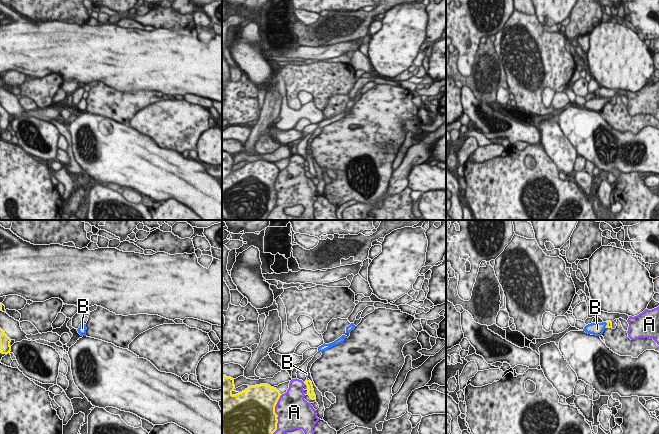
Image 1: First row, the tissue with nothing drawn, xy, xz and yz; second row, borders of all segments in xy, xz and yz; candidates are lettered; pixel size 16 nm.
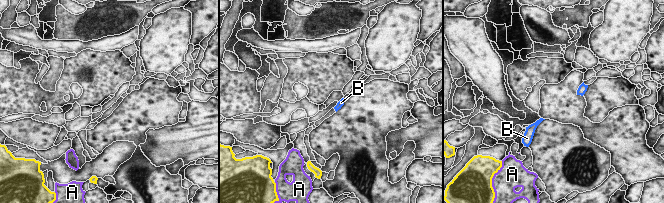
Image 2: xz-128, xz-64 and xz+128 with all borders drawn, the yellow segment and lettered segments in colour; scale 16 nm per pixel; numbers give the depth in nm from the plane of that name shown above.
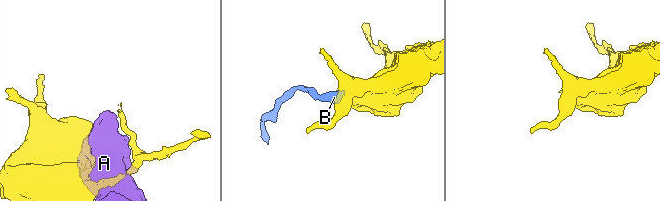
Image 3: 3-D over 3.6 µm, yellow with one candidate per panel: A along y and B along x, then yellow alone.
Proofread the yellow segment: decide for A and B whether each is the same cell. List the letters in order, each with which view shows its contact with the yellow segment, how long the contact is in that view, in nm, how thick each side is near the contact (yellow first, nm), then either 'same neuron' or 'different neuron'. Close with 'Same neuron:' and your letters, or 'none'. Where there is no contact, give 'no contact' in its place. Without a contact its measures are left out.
A: xz | 650 nm | 480/480 nm | different neuron
B: yz | 100 nm | 100/200 nm | same neuron
Same neuron: B

